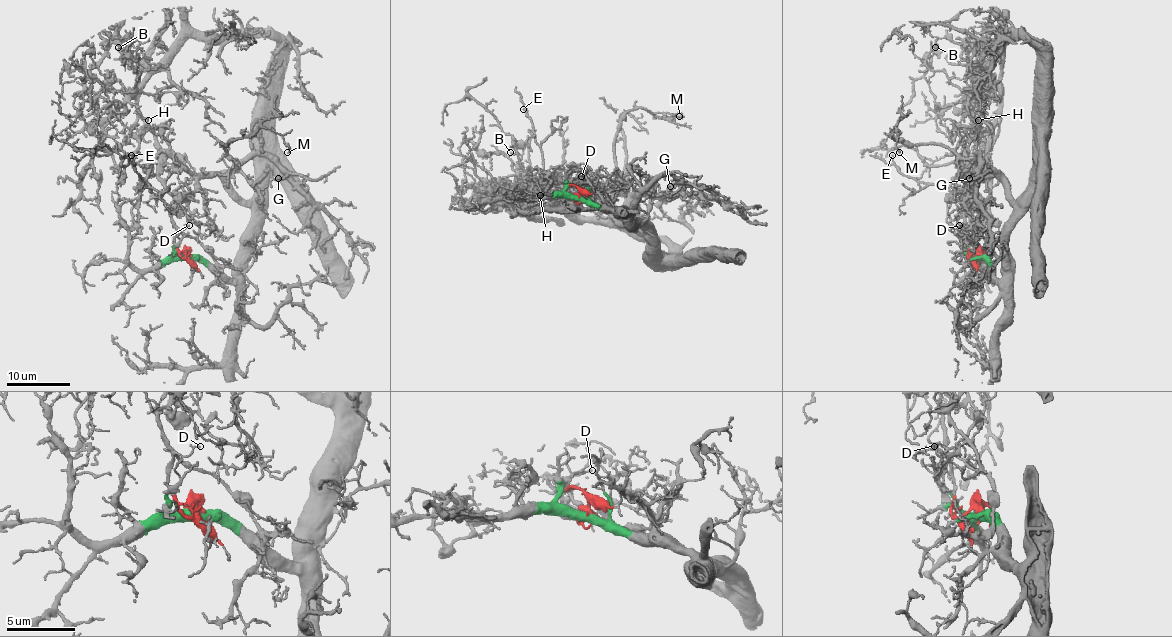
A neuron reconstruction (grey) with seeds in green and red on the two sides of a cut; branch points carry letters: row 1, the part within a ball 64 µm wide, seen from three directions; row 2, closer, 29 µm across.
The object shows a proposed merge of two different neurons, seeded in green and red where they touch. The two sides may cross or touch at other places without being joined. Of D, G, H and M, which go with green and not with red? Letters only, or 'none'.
G, H, M

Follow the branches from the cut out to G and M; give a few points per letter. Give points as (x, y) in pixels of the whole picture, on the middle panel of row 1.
G: (578, 197), (627, 216), (644, 230), (633, 230), (621, 220), (627, 203), (635, 195), (678, 195), (670, 186)
M: (578, 197), (644, 230), (621, 220), (625, 187), (614, 135), (629, 111), (679, 116)

